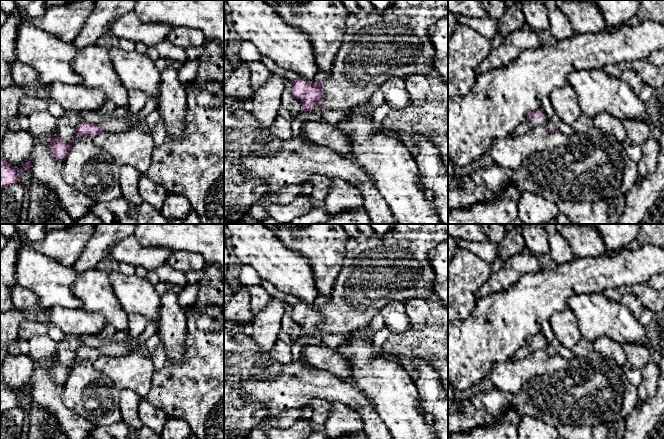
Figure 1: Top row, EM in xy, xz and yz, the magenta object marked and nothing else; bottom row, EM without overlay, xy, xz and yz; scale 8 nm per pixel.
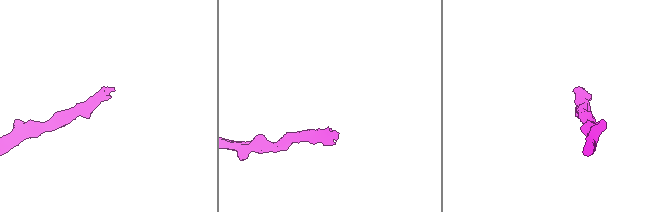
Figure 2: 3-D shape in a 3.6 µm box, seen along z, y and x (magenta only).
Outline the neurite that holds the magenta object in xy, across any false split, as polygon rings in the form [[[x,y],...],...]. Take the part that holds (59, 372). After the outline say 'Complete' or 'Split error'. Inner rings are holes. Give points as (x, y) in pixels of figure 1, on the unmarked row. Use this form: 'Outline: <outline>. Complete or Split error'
Outline: [[[128,341],[111,342],[100,348],[90,348],[86,345],[81,345],[76,351],[76,357],[74,359],[74,364],[66,367],[58,359],[53,361],[50,365],[49,373],[51,378],[61,385],[64,385],[69,378],[69,375],[78,362],[89,360],[94,362],[97,358],[102,355],[125,355],[132,351],[135,351],[132,343]]]. Split error

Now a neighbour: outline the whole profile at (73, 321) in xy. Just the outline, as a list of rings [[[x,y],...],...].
[[[48,308],[47,326],[56,325],[68,335],[98,335],[107,325],[104,316],[81,308]]]

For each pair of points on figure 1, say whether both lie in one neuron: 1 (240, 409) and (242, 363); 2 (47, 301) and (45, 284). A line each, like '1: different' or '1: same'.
1: same
2: same

